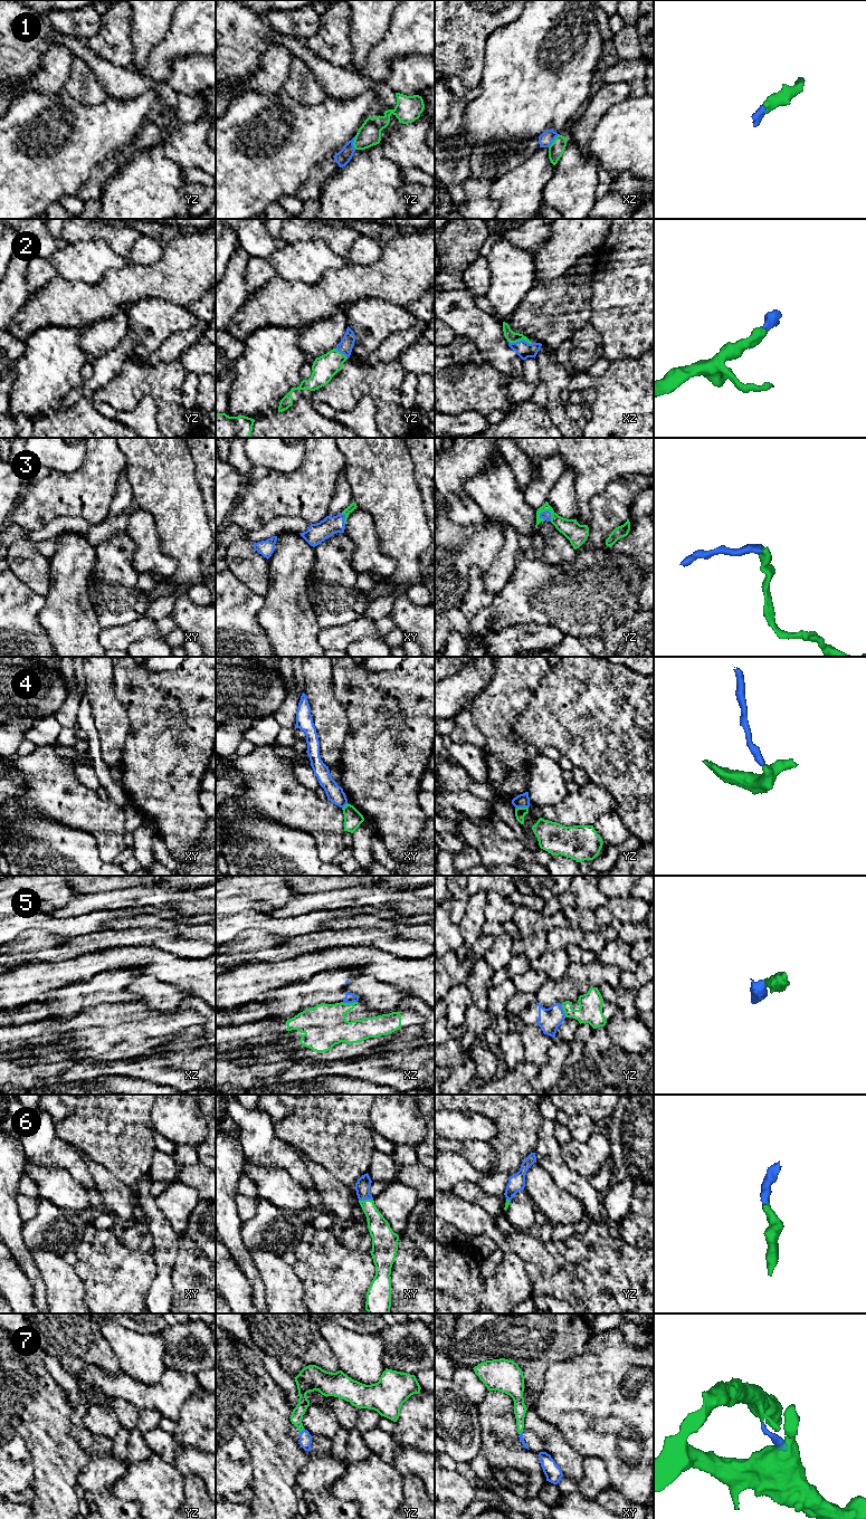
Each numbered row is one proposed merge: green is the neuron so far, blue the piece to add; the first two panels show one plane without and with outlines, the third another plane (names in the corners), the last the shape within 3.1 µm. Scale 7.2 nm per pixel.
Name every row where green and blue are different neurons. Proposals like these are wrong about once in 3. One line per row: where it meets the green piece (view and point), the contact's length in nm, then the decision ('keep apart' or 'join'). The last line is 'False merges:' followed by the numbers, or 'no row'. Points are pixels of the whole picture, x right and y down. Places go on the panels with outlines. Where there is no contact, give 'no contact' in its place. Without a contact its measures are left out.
1: meets green in xz at (553, 141); contact 130 nm long; join
2: meets green in xz at (521, 340); contact 180 nm long; join
3: meets green in yz at (549, 510); contact 110 nm long; join
4: meets green in yz at (521, 808); contact 100 nm long; keep apart
5: meets green in xz at (349, 1003); contact 110 nm long; keep apart
6: meets green in xy at (365, 1200); contact 110 nm long; join
7: meets green in yz at (302, 1430); contact 50 nm long; join
False merges: 4, 5

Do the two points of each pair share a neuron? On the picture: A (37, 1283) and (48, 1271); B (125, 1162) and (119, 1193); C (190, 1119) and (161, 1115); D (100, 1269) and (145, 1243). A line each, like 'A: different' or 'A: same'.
A: different
B: different
C: same
D: different

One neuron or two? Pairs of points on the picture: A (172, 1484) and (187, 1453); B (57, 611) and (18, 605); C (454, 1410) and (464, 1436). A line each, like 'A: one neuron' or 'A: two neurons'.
A: two neurons
B: two neurons
C: one neuron

